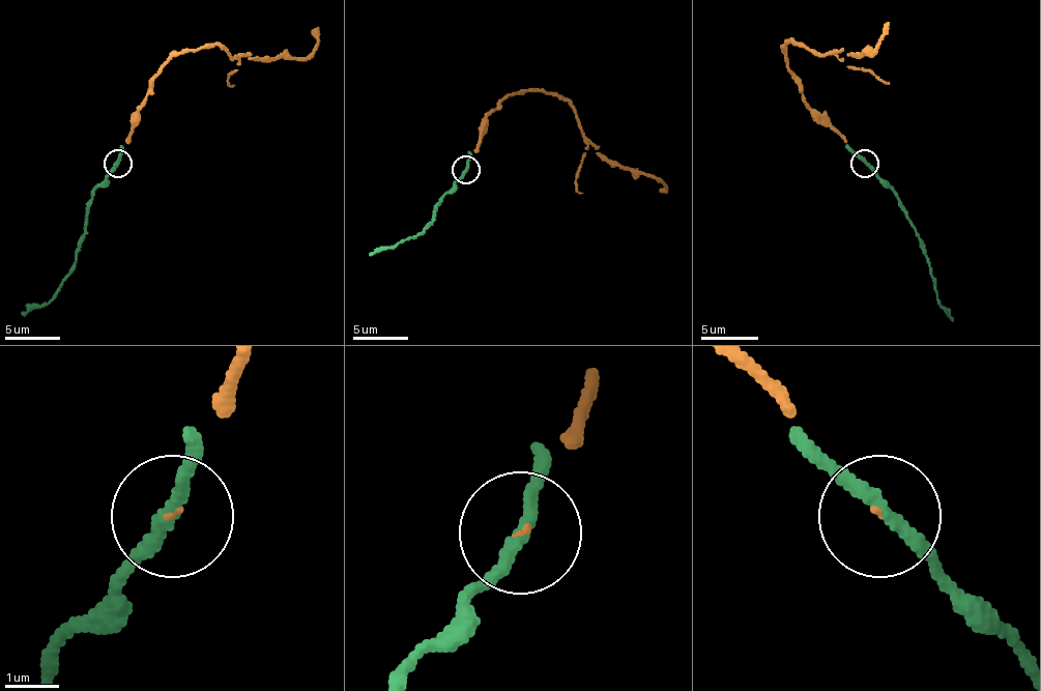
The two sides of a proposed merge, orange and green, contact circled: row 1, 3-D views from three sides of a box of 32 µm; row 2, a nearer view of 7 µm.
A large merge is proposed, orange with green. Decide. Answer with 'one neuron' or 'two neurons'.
one neuron

